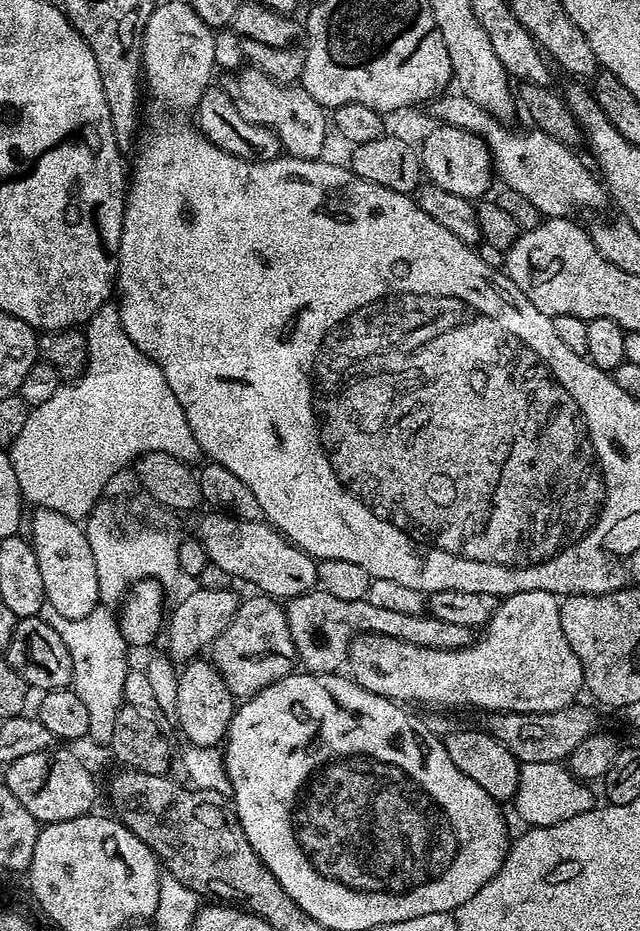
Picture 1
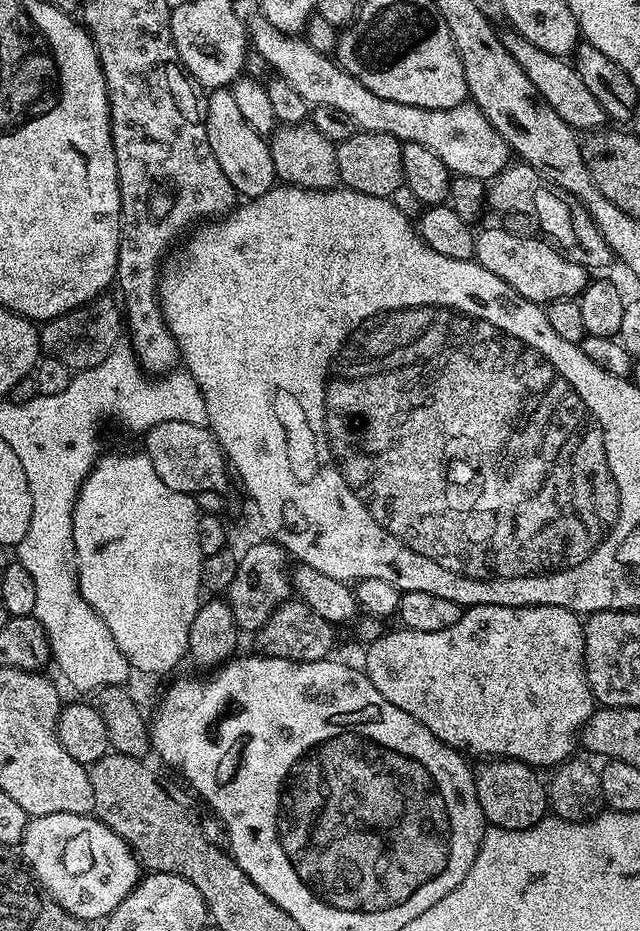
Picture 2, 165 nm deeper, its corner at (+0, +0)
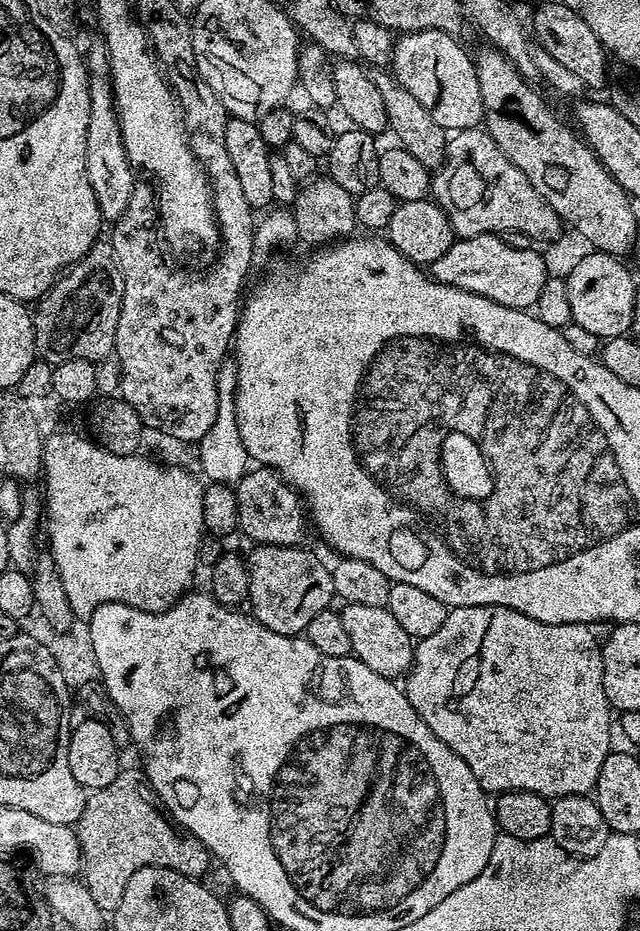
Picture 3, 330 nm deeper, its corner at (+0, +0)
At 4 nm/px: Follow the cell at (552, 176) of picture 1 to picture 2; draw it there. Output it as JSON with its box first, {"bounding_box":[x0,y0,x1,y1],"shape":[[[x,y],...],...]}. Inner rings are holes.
{"bounding_box":[246,14,508,182],"shape":[[[259,14],[249,15],[246,23],[248,39],[255,55],[257,52],[308,106],[334,106],[334,110],[347,114],[359,131],[390,134],[401,142],[418,142],[418,146],[434,150],[449,173],[457,176],[490,182],[503,168],[508,167],[508,143],[496,133],[494,126],[490,126],[476,104],[465,102],[453,108],[434,110],[378,98],[378,94],[366,90],[362,82],[355,80],[345,68],[339,67],[331,55],[314,50],[307,39],[285,35],[276,26],[270,26],[270,22]]]}

